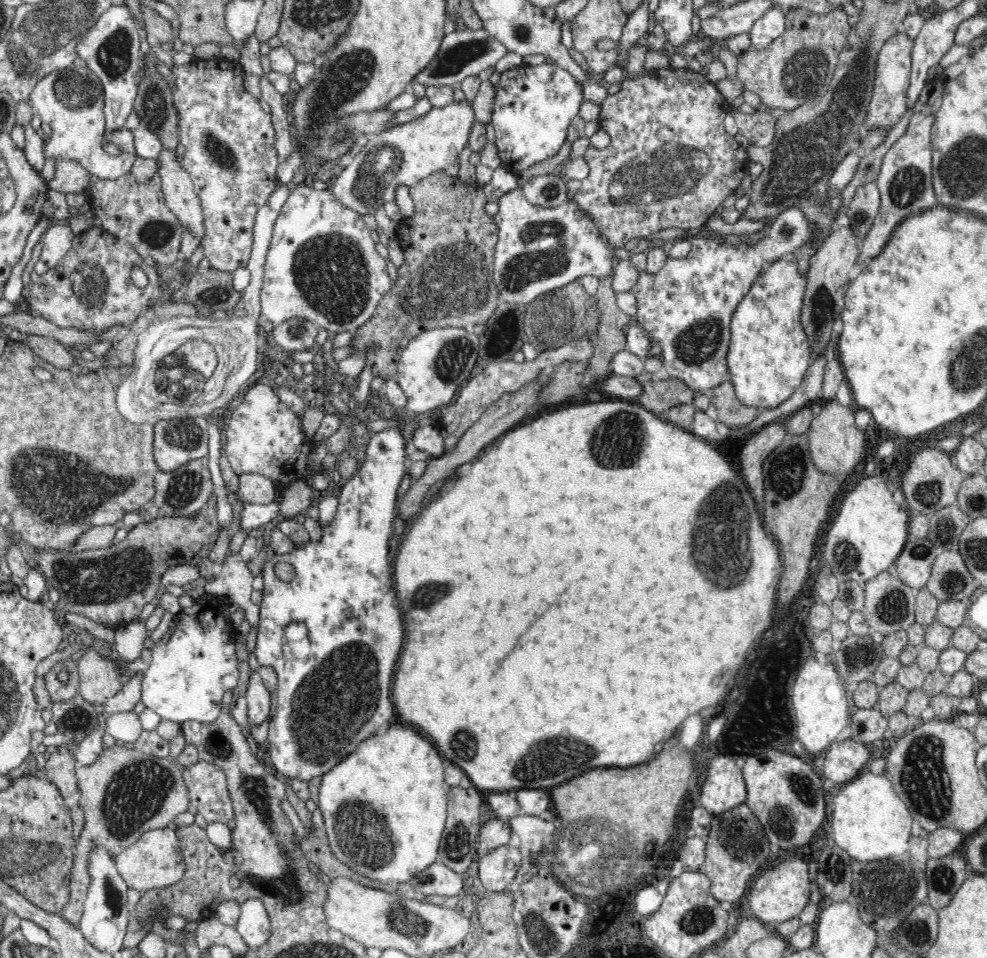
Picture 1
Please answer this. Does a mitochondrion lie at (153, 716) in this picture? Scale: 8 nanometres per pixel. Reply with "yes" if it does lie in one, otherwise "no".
no

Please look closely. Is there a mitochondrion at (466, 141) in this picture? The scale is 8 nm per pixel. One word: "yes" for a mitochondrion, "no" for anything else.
no

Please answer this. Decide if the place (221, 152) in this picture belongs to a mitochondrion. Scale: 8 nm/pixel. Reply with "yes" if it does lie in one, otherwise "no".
yes

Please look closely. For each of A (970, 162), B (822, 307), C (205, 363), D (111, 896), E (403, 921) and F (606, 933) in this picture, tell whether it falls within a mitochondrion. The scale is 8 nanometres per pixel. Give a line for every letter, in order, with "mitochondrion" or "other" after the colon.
A: mitochondrion
B: mitochondrion
C: mitochondrion
D: mitochondrion
E: mitochondrion
F: other

